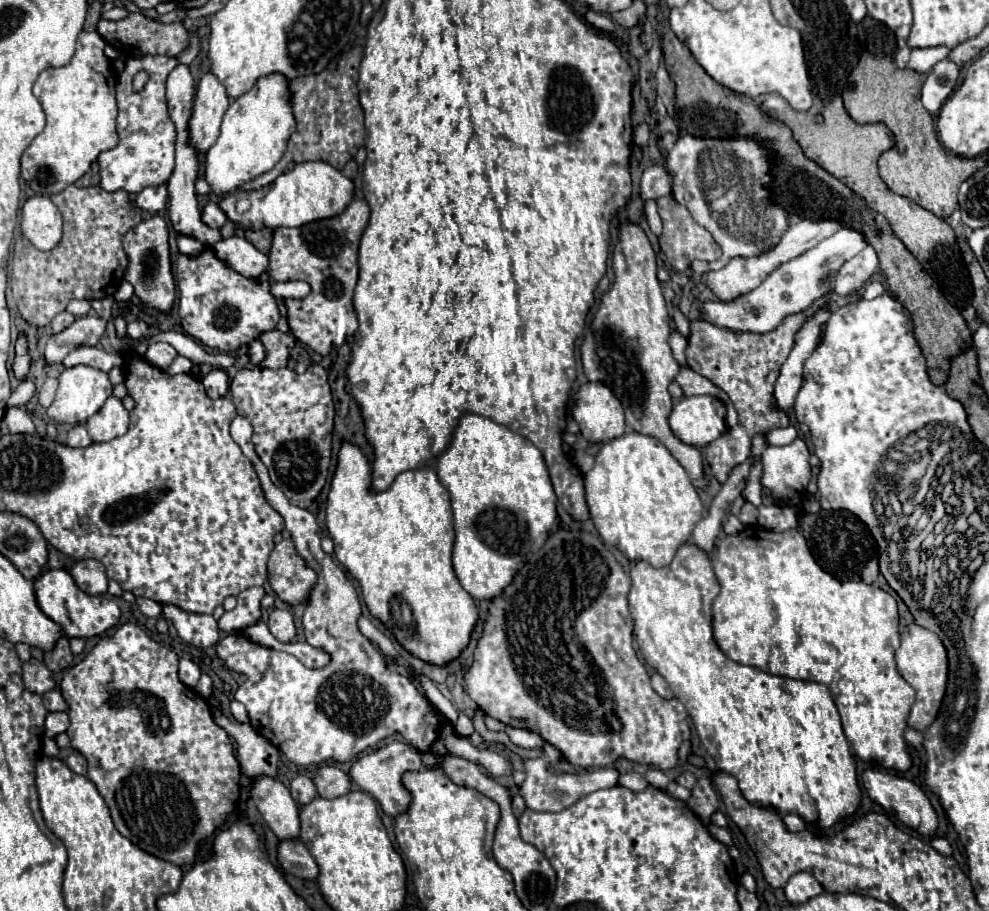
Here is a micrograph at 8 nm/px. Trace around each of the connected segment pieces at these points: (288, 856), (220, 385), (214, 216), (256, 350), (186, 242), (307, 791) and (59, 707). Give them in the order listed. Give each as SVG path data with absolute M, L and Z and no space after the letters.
M297 838L293 840L279 840L277 844L277 860L283 866L285 872L295 874L299 878L315 880L319 874L319 868L313 860L313 856L307 852L305 844Z
M213 368L203 378L203 386L207 390L207 396L211 396L211 400L217 400L229 392L229 376L223 368Z
M211 202L211 204L207 204L205 210L203 210L203 222L205 222L207 226L211 226L211 228L221 228L221 226L227 222L227 216L225 216L225 212L219 208L217 202Z
M259 338L249 344L247 354L249 354L249 362L251 362L253 366L259 366L259 364L263 362L263 358L265 358L265 348L263 348L263 344L261 344Z
M177 236L177 242L179 242L181 254L185 254L185 256L199 256L205 250L205 244L201 244L199 240L189 238L189 236Z
M297 774L297 776L291 780L289 790L291 790L293 800L295 800L297 804L301 804L301 806L309 804L309 802L317 796L317 790L315 790L313 780L311 780L309 776L305 776L305 774Z
M51 690L51 692L45 692L43 694L43 706L49 710L49 712L65 712L67 710L67 704L61 696L59 690Z

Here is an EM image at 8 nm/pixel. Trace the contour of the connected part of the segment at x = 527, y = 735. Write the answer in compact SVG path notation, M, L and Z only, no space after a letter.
M507 726L505 728L509 740L515 744L515 746L521 746L521 748L541 748L543 746L543 738L535 732L529 732L529 730L521 730L521 728L511 728Z

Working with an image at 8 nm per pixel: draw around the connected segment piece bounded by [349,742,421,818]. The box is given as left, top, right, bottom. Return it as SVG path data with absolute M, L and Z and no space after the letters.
M391 742L391 744L385 744L385 746L377 748L377 750L371 752L371 754L361 756L361 758L353 764L349 776L353 778L353 782L355 782L361 790L365 790L367 794L371 794L371 796L379 802L379 806L383 808L383 812L385 812L387 816L393 816L393 818L395 818L395 816L403 814L403 812L409 808L409 804L413 802L411 792L403 786L401 778L403 778L405 772L409 772L409 770L415 772L415 770L419 770L419 768L421 768L421 752L413 750L413 748L411 748L409 744L405 744L405 742Z

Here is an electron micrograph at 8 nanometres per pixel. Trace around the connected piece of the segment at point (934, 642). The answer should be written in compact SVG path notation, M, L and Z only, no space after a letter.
M913 622L901 634L901 648L895 652L895 662L897 662L899 674L917 690L917 698L909 714L909 726L923 732L935 720L945 696L947 670L949 670L947 650L935 632Z

